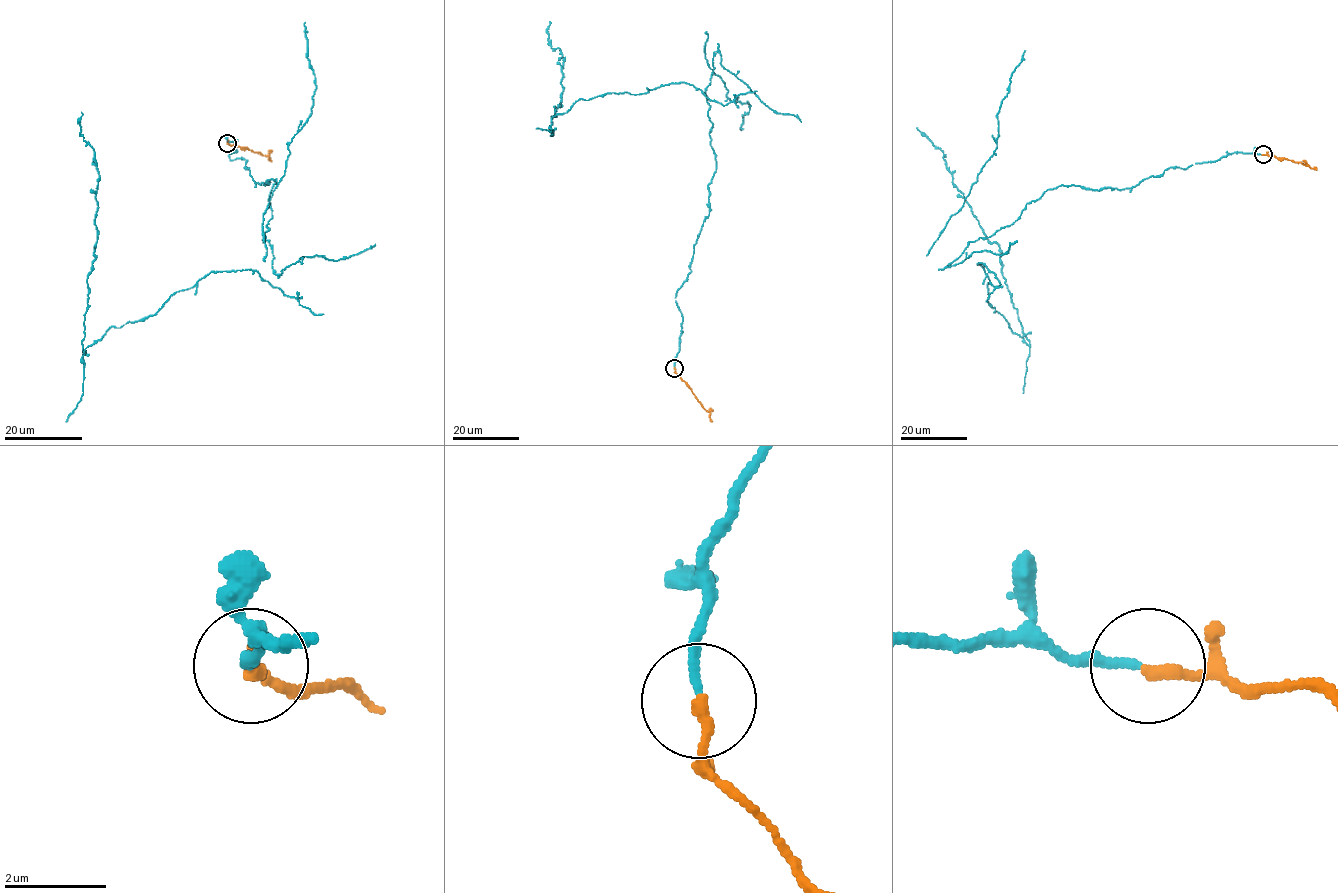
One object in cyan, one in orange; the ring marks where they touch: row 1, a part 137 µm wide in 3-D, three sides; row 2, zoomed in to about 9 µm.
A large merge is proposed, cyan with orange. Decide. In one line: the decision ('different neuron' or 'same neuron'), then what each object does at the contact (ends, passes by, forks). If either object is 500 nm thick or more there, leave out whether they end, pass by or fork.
same neuron; cyan ends there; orange ends there

